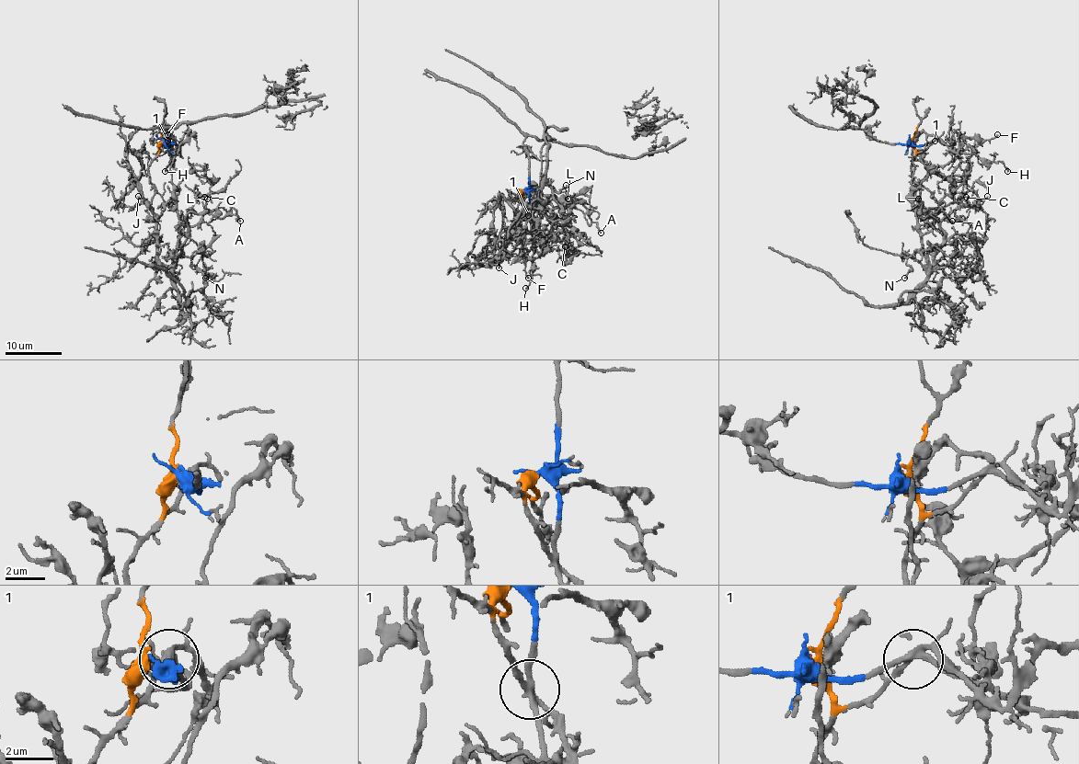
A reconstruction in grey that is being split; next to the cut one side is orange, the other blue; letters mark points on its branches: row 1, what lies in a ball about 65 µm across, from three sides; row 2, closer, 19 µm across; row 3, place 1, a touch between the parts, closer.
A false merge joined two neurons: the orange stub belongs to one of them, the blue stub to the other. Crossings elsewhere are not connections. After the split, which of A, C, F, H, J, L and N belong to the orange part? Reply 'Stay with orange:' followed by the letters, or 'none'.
Stay with orange: A, C, J, L, N

